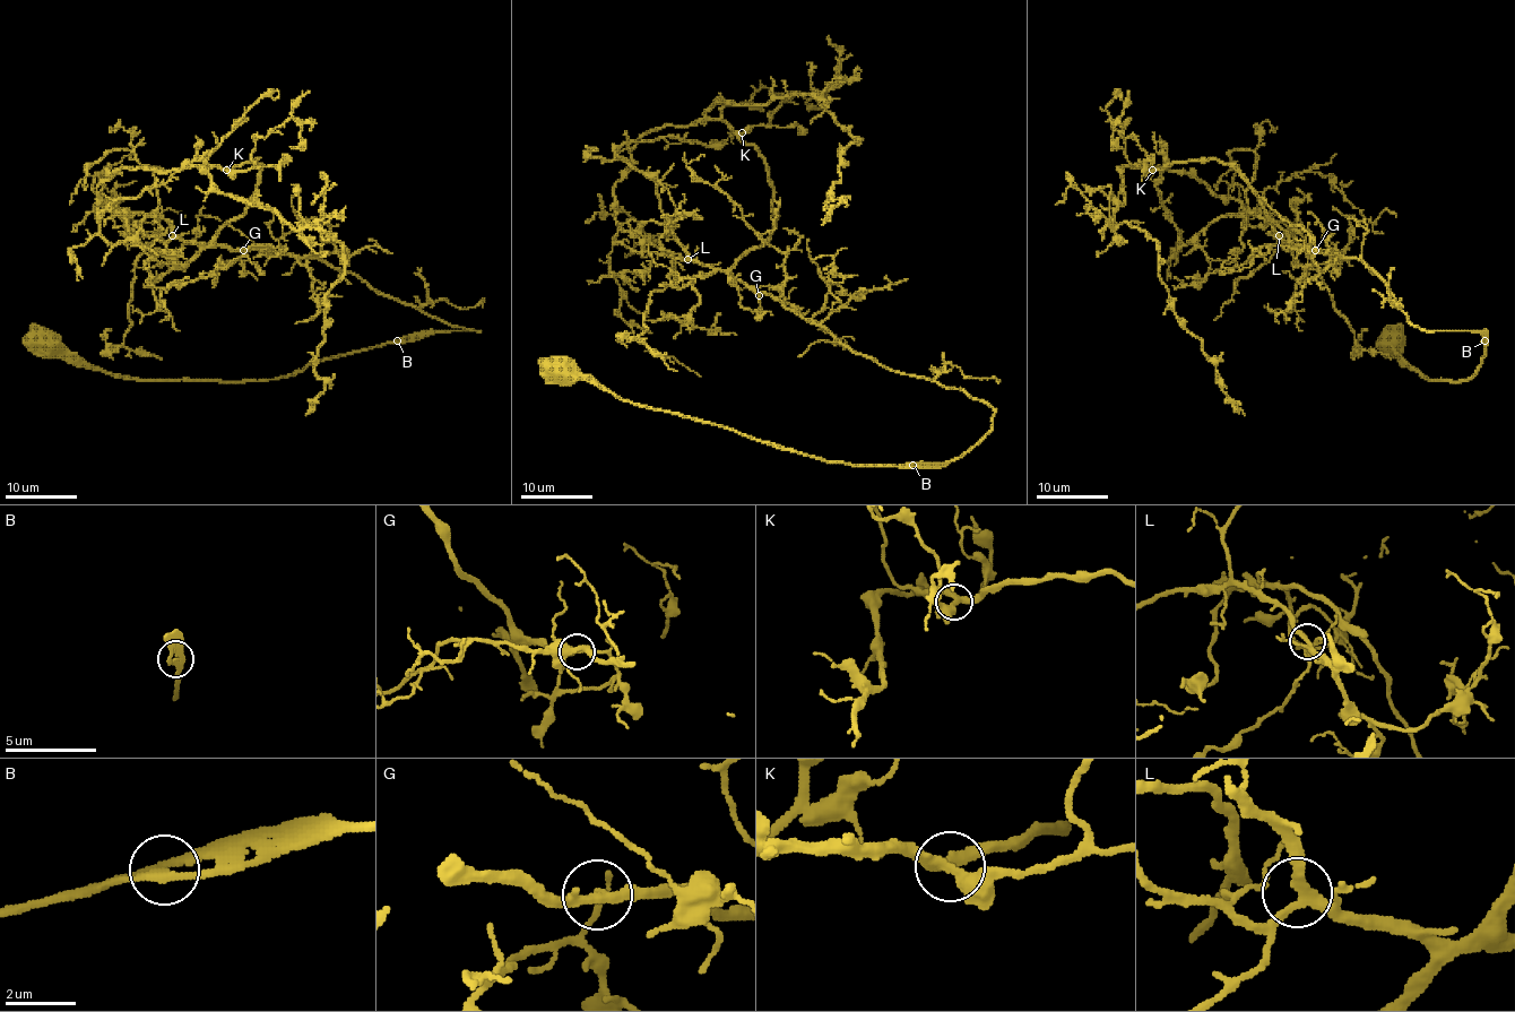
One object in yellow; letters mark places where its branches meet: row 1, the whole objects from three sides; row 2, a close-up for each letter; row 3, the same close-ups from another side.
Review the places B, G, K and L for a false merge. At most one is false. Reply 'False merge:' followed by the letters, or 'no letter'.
False merge: no letter

